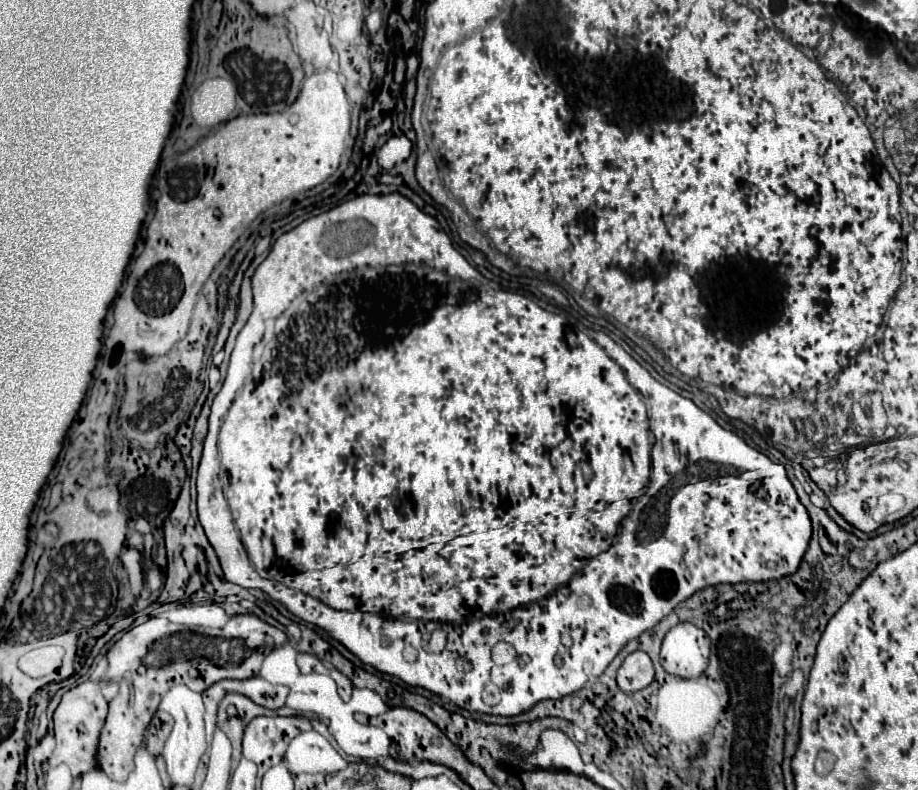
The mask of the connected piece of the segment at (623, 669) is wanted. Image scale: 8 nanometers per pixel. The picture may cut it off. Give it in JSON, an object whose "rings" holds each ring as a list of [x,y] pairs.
{"rings":[[[633,651],[617,671],[617,685],[625,693],[645,689],[653,681],[653,663],[645,651]]]}

